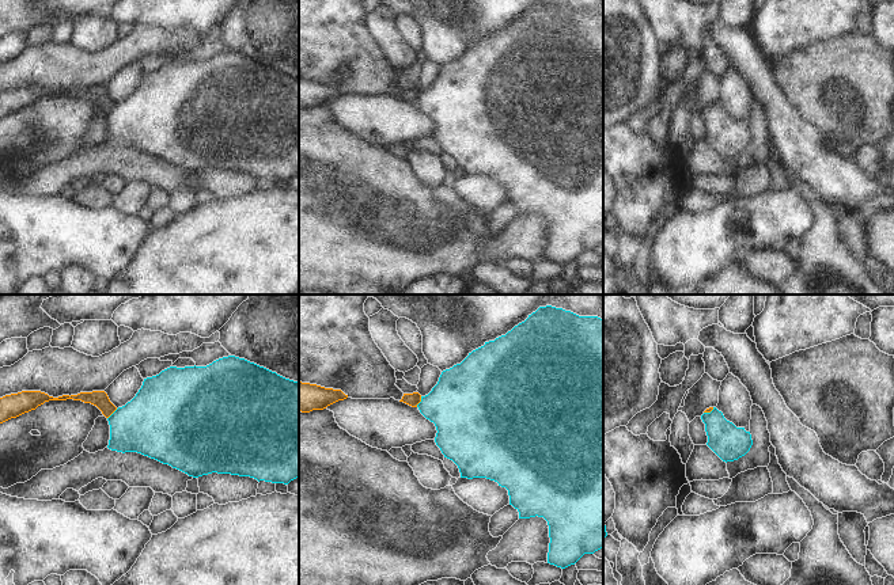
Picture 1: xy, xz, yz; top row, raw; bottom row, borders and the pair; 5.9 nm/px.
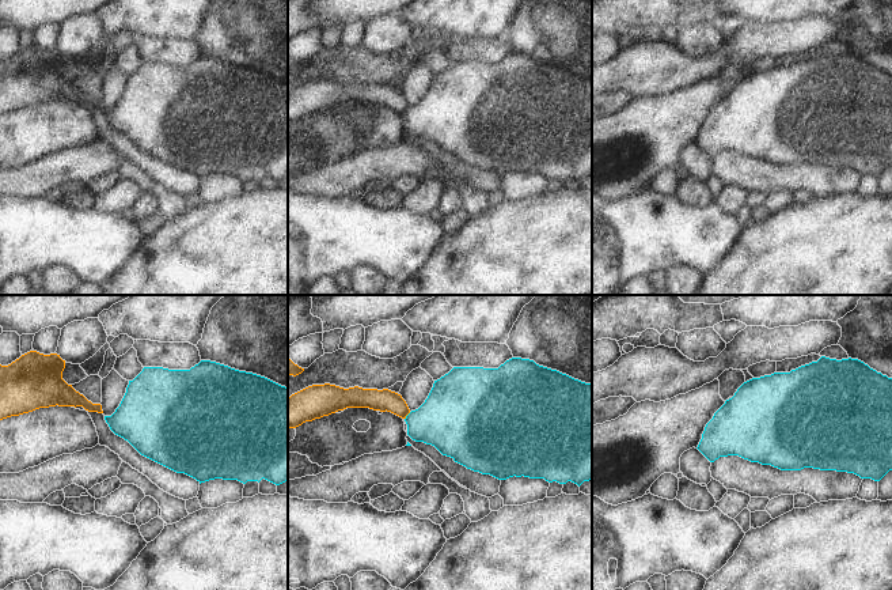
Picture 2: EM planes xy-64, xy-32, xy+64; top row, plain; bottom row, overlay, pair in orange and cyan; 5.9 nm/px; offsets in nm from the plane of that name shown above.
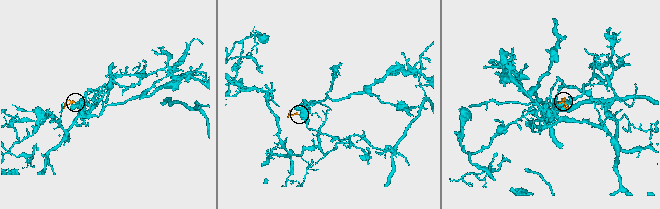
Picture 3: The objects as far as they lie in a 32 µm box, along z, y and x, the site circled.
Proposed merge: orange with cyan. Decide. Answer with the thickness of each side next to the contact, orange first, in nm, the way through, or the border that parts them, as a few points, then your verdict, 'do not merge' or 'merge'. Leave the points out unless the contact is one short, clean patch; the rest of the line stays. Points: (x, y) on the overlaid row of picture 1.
80 nm thick on the orange side, 400 nm on the other; border along xz (421, 397), (416, 406); do not merge

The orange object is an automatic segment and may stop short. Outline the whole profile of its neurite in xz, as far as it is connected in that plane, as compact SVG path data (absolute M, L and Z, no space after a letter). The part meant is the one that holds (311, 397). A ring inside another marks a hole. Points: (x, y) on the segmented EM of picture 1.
M299 381L299 411L310 413L323 410L327 406L346 399L341 390L325 388L317 384Z

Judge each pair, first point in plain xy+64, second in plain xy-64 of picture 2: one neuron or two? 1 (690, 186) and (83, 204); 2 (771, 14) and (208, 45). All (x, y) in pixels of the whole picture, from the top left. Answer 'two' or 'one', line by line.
1: one
2: two

